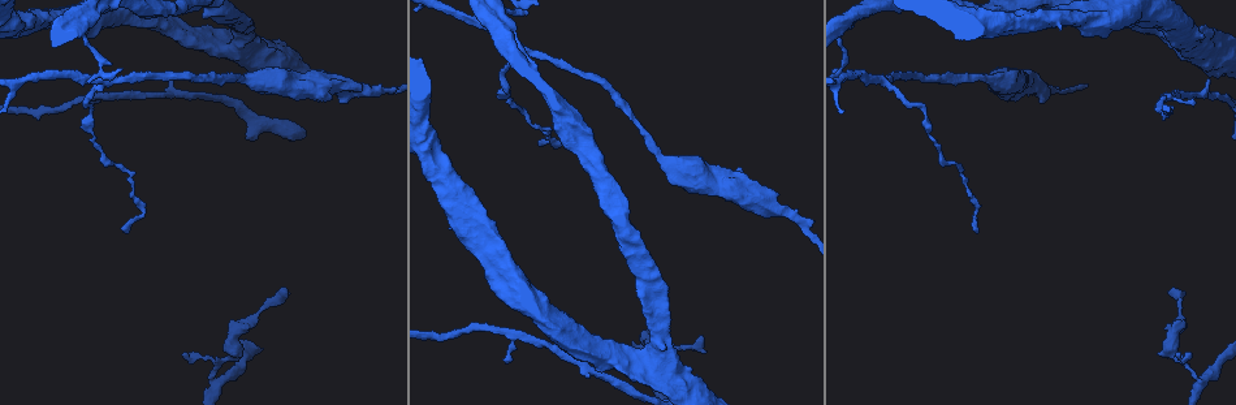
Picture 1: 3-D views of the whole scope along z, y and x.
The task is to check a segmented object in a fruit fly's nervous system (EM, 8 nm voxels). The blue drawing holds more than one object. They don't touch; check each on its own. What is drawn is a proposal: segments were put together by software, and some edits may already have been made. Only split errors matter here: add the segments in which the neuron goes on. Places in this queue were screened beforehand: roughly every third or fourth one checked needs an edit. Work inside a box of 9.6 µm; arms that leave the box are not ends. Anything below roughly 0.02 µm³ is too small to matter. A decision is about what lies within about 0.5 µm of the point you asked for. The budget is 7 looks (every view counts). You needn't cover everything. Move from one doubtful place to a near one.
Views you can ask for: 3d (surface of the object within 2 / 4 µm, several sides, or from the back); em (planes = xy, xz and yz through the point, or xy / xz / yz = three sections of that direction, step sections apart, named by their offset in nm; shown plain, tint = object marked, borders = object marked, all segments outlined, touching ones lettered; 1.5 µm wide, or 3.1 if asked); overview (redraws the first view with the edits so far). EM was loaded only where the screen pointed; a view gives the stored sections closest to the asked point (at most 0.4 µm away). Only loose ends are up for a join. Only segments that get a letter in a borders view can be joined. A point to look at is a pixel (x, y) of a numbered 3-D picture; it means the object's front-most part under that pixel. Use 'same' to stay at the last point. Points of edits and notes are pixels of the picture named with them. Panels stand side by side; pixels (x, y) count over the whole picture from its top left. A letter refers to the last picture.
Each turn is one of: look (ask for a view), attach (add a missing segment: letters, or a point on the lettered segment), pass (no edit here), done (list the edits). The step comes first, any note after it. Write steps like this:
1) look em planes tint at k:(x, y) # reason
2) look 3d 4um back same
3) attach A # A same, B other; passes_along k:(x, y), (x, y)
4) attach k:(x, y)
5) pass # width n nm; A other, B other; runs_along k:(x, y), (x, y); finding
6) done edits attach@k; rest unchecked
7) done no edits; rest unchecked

look 3d 2um at 1:(1207, 28) # thick end

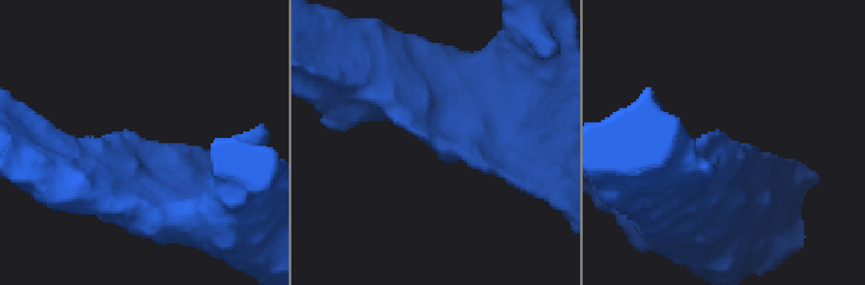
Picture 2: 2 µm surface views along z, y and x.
look em planes tint at 2:(129, 135) # shape alone is not enough

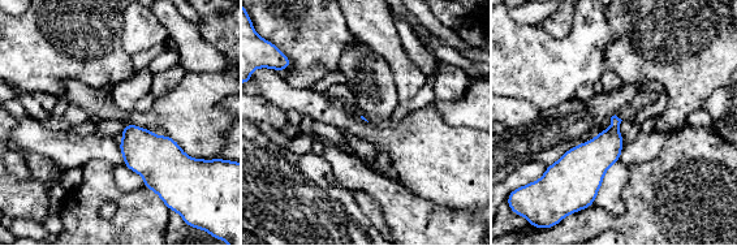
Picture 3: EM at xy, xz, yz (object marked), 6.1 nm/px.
look em planes borders same

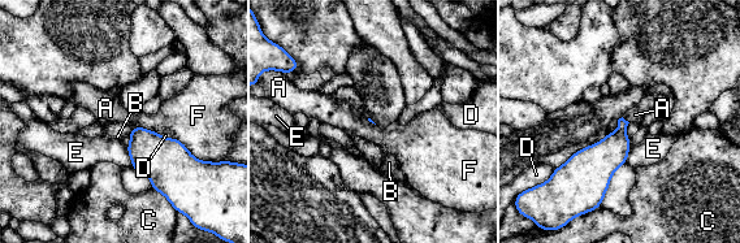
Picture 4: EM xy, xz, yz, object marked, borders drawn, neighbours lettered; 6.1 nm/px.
pass # A other, B other, C other, D other, E other, F other; border 4:(622, 117), (628, 122); no lettered segment goes on from it

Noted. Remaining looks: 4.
look 3d 2um at 1:(504, 359) # an open end

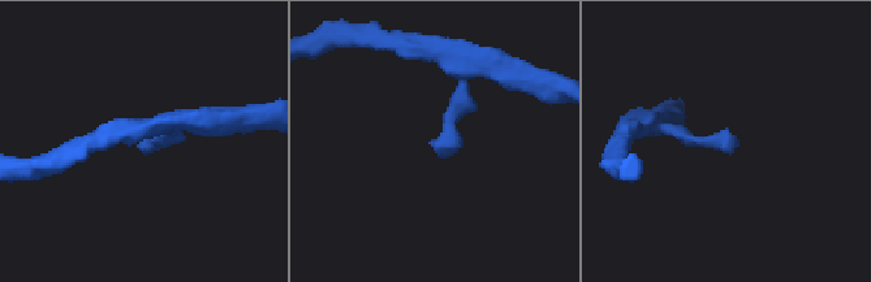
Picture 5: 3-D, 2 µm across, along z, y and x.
look em planes plain at 5:(723, 150)

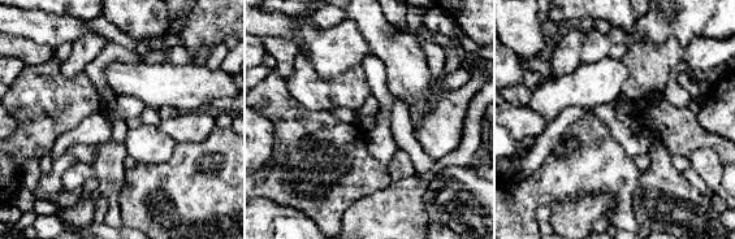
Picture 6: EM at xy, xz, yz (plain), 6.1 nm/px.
look em planes borders same

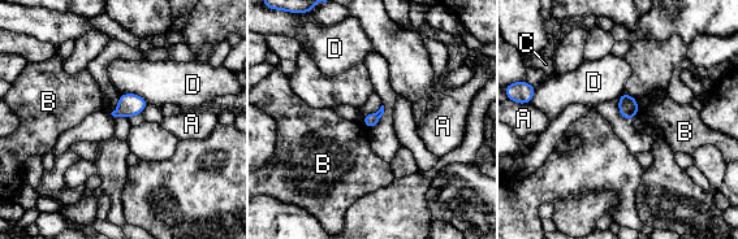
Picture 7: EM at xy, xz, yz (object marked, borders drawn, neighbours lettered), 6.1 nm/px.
pass # A other, B other, C other, D other; border 7:(637, 100), (638, 112); no lettered segment goes on from it

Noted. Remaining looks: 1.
done no edits; rest unchecked

